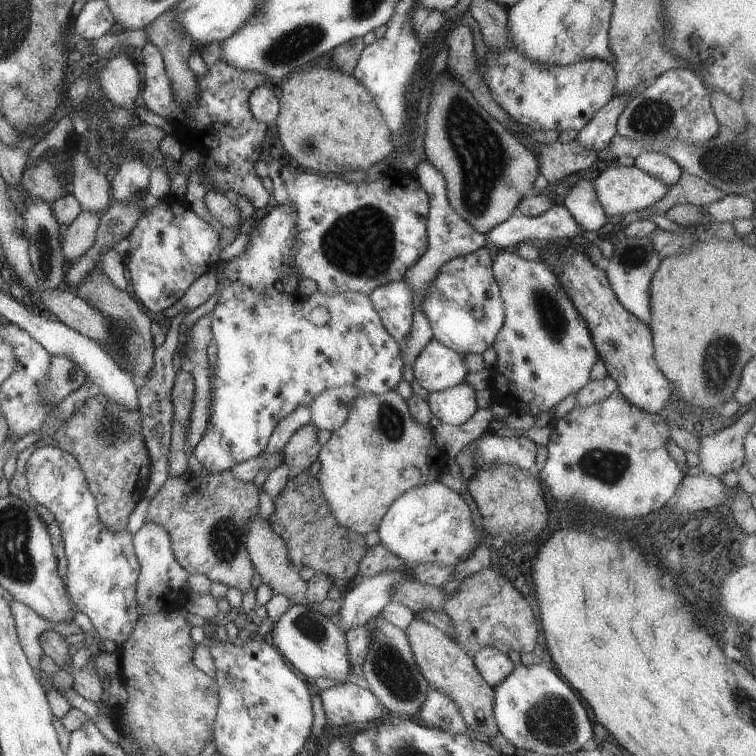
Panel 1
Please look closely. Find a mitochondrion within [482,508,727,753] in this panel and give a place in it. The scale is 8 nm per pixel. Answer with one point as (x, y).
(553, 721)

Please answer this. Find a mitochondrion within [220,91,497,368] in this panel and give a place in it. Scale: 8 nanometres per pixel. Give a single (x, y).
(360, 243)

